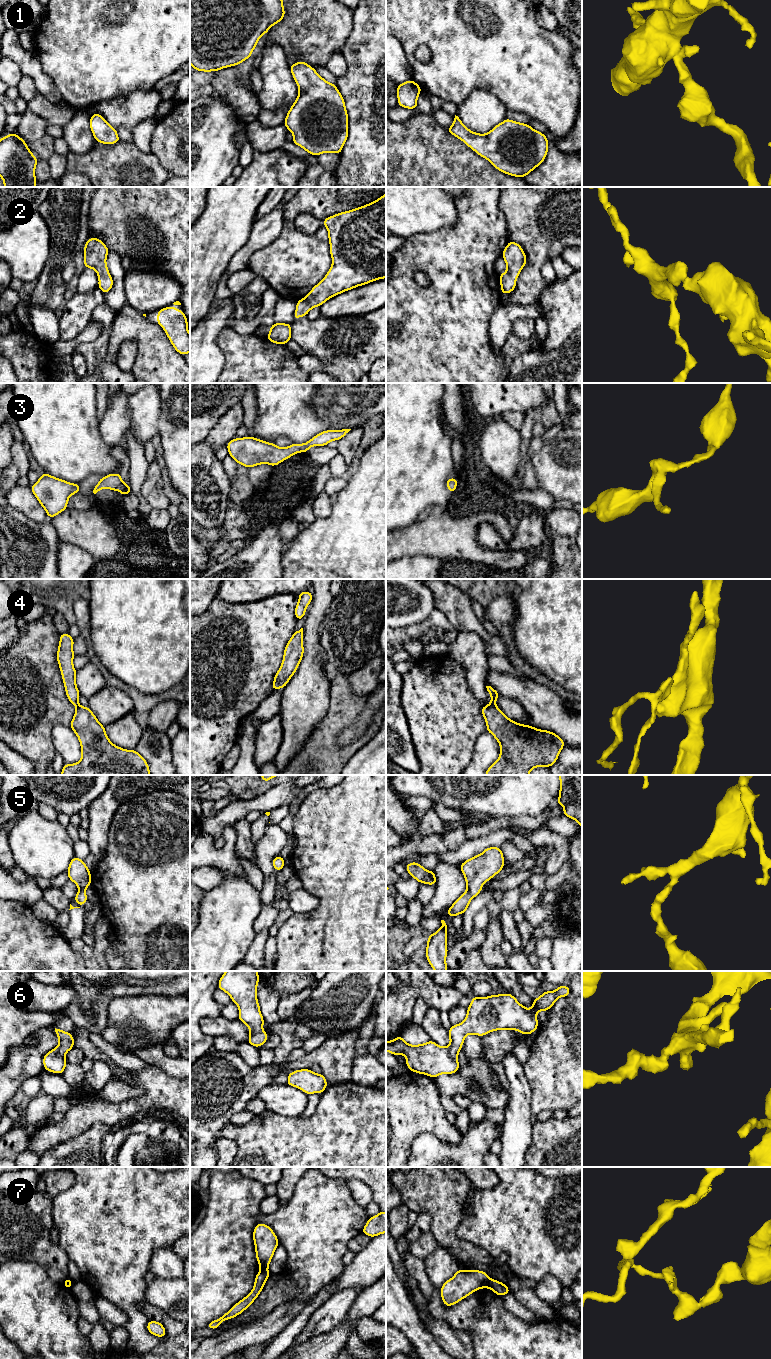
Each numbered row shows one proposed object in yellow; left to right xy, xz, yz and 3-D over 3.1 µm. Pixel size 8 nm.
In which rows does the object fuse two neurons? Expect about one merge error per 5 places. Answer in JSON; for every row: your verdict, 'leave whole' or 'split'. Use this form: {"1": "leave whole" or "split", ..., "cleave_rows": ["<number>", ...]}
{"1": "leave whole", "2": "leave whole", "3": "leave whole", "4": "split", "5": "leave whole", "6": "leave whole", "7": "split", "cleave_rows": ["4", "7"]}

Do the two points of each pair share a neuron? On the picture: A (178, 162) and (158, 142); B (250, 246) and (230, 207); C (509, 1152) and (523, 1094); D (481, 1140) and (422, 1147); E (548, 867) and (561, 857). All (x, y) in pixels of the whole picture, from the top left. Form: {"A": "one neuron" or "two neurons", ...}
{"A": "one neuron", "B": "two neurons", "C": "one neuron", "D": "one neuron", "E": "one neuron"}

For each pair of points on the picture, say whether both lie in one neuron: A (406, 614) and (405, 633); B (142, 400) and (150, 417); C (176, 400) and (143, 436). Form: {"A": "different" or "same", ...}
{"A": "different", "B": "same", "C": "different"}

